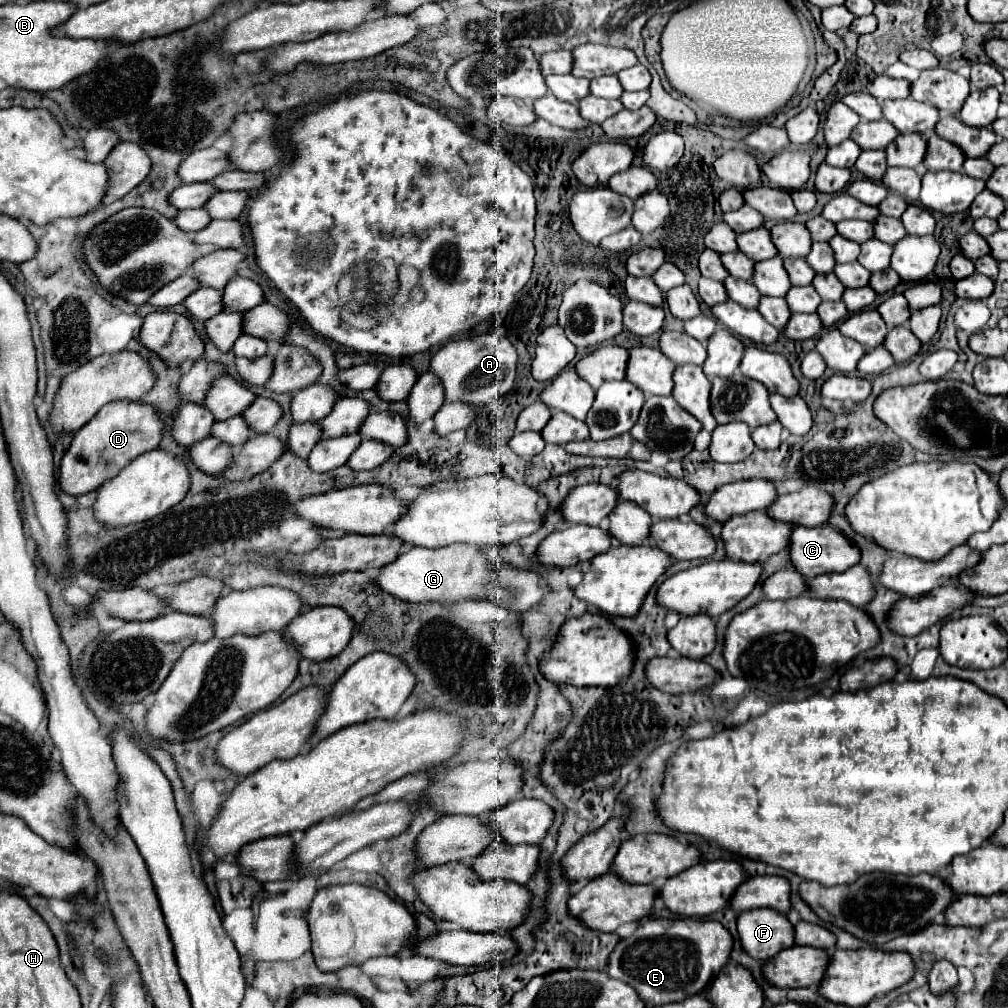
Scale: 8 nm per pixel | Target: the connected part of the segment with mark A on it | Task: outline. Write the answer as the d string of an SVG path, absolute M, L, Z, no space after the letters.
M479 335L471 339L451 341L441 347L431 359L431 371L441 379L445 401L463 401L475 407L503 397L511 391L517 369L517 351L509 339L497 335Z

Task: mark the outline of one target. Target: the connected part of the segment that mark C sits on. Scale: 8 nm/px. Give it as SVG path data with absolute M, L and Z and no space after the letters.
M819 525L819 527L795 527L789 535L789 563L793 569L797 569L803 577L811 579L819 573L841 573L843 569L849 569L851 565L859 563L861 551L857 545L849 543L843 533L837 533L831 529L831 525Z

